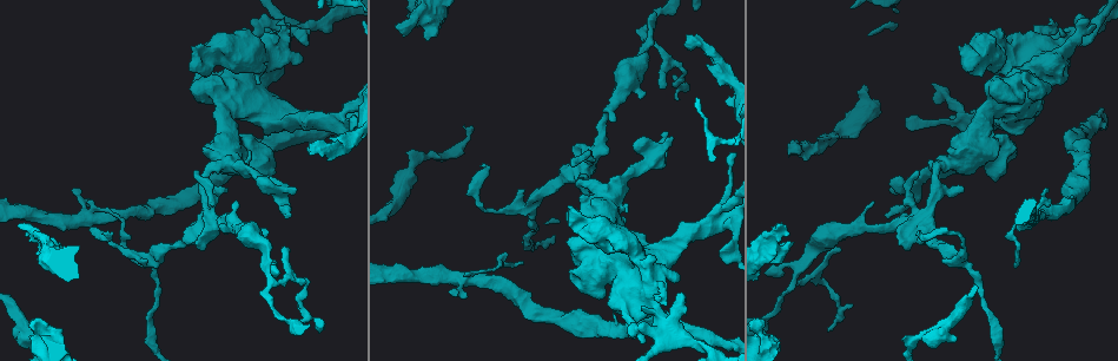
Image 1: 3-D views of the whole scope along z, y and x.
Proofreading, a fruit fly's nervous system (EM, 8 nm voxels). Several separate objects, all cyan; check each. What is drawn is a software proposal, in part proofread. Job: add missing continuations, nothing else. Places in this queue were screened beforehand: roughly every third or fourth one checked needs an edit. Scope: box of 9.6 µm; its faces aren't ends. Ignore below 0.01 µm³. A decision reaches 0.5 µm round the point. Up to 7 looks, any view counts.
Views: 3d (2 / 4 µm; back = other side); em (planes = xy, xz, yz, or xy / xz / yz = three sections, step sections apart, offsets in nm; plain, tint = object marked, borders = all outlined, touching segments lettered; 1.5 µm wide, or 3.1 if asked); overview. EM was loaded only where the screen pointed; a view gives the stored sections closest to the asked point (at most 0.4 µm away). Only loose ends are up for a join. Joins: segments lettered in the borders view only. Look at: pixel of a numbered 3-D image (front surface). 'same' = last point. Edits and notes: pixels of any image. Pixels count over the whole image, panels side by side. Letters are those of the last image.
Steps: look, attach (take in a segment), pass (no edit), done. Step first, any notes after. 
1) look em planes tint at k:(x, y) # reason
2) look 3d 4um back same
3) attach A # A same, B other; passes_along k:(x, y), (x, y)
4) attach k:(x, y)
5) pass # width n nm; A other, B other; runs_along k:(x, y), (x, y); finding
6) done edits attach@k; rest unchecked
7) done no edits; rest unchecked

look 3d 2um at 1:(451, 293)

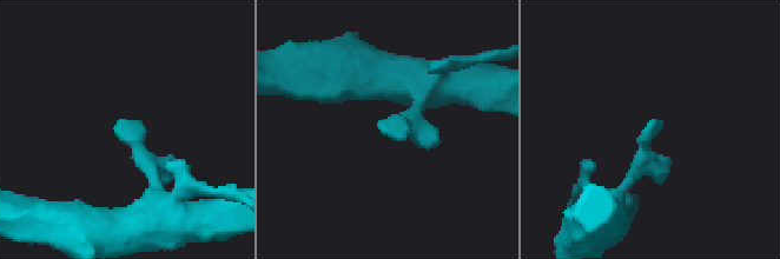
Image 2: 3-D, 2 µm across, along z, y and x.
look em planes plain at 2:(385, 134) # now the EM

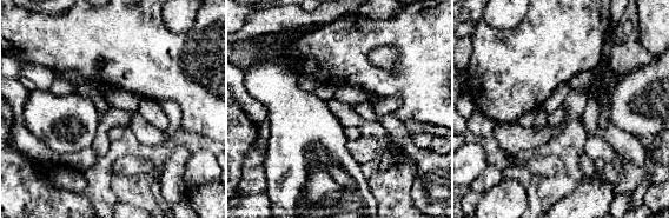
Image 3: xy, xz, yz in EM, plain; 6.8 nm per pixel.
look em planes borders same

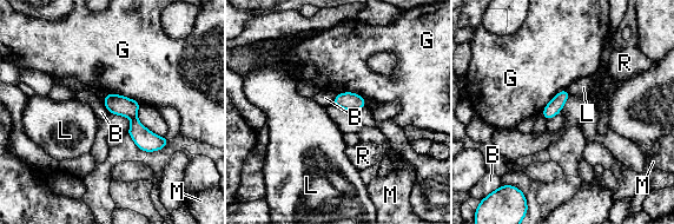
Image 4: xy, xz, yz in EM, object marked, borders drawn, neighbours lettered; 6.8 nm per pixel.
pass # B other, G other, L other, M other, R other; border 4:(566, 90), (570, 94); none of them fits

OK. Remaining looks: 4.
look em yz step 8 tint at 1:(106, 233) # thin end

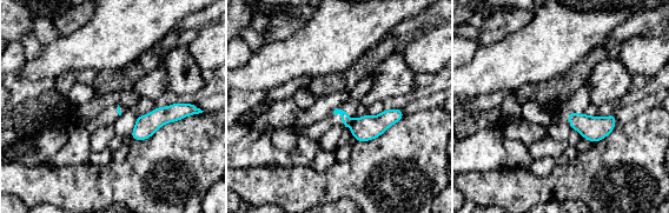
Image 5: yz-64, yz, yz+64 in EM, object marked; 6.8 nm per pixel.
look em planes borders same # cut it another way

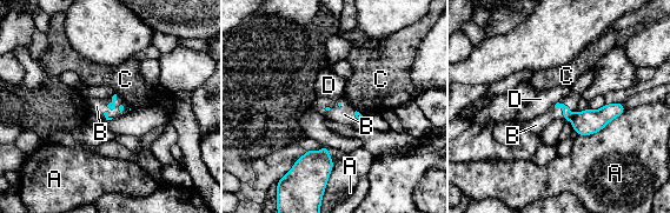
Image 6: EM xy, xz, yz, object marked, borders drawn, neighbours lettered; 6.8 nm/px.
attach B # A other, B same, C other, D other; passes_along 6:(586, 122), (564, 105), (536, 125); the cell continues

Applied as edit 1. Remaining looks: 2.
look em xy step 8 tint at 1:(798, 155) # an open end

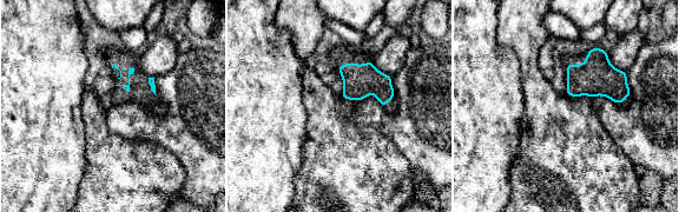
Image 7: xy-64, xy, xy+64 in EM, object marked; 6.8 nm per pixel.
look em xy step 8 borders same # see the neighbours

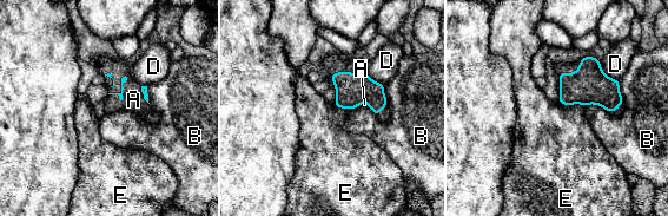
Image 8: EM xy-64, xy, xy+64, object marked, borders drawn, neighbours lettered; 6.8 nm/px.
attach A # longest_contact E 190 nm; A same, B other, D other, E other; passes_along 8:(124, 79), (121, 95), (133, 99); the cell continues

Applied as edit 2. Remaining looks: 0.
done edits attach@6, attach@8; rest unchecked

